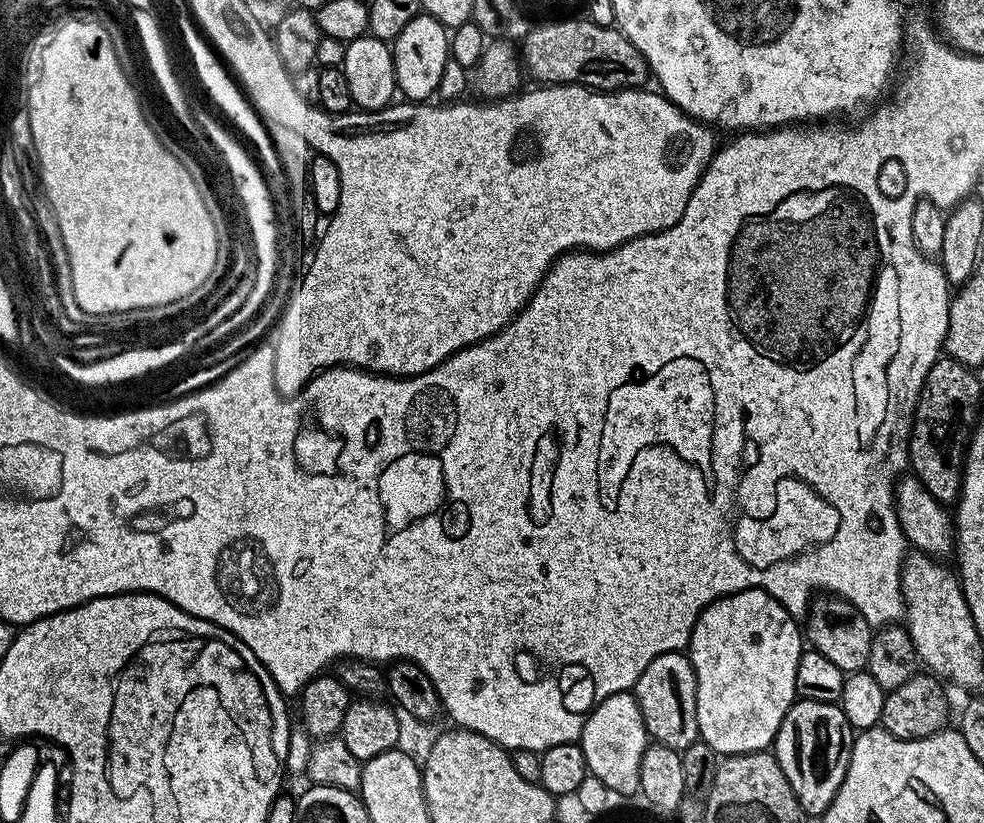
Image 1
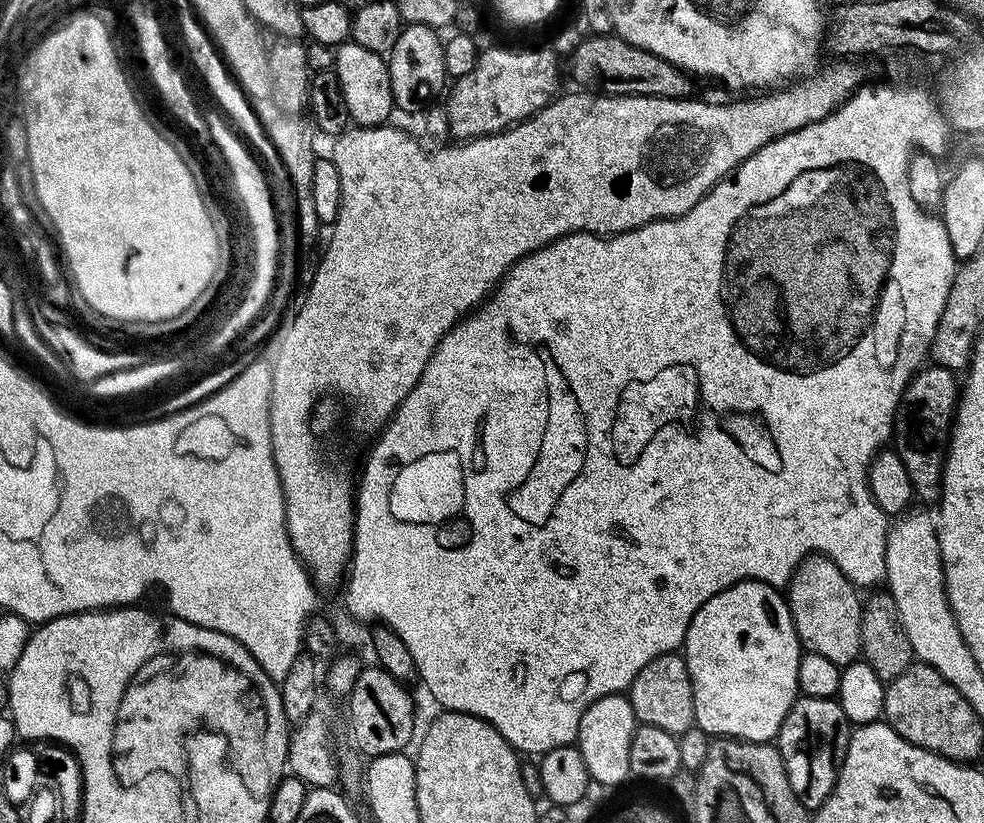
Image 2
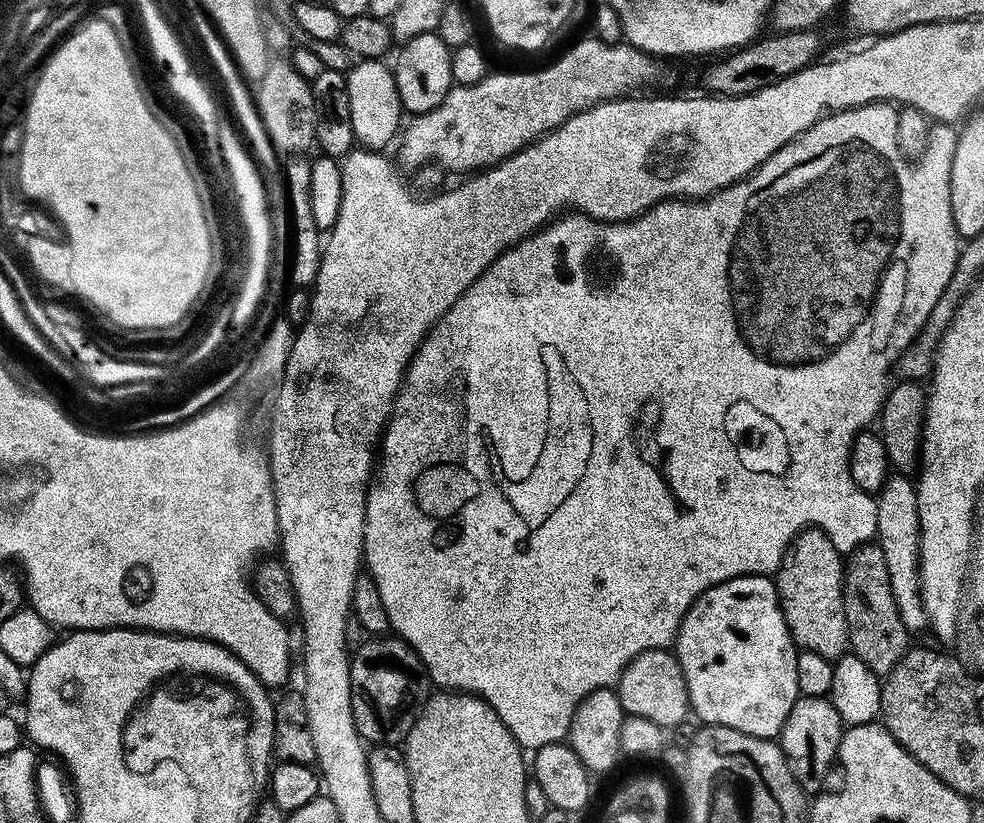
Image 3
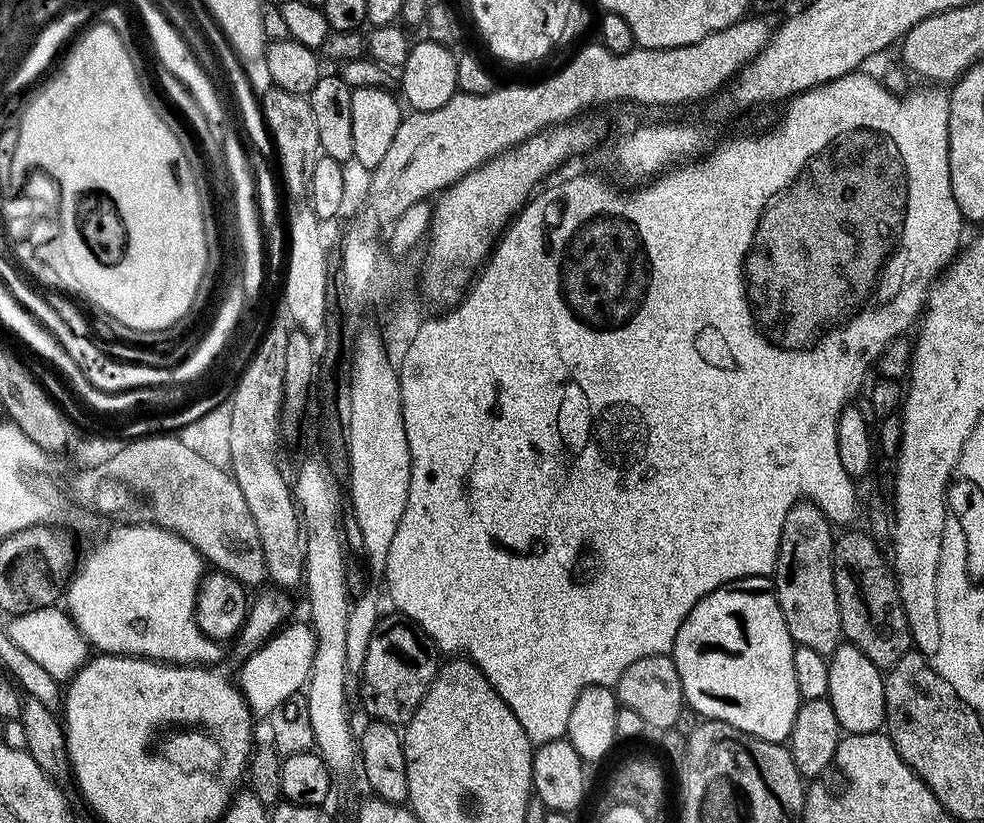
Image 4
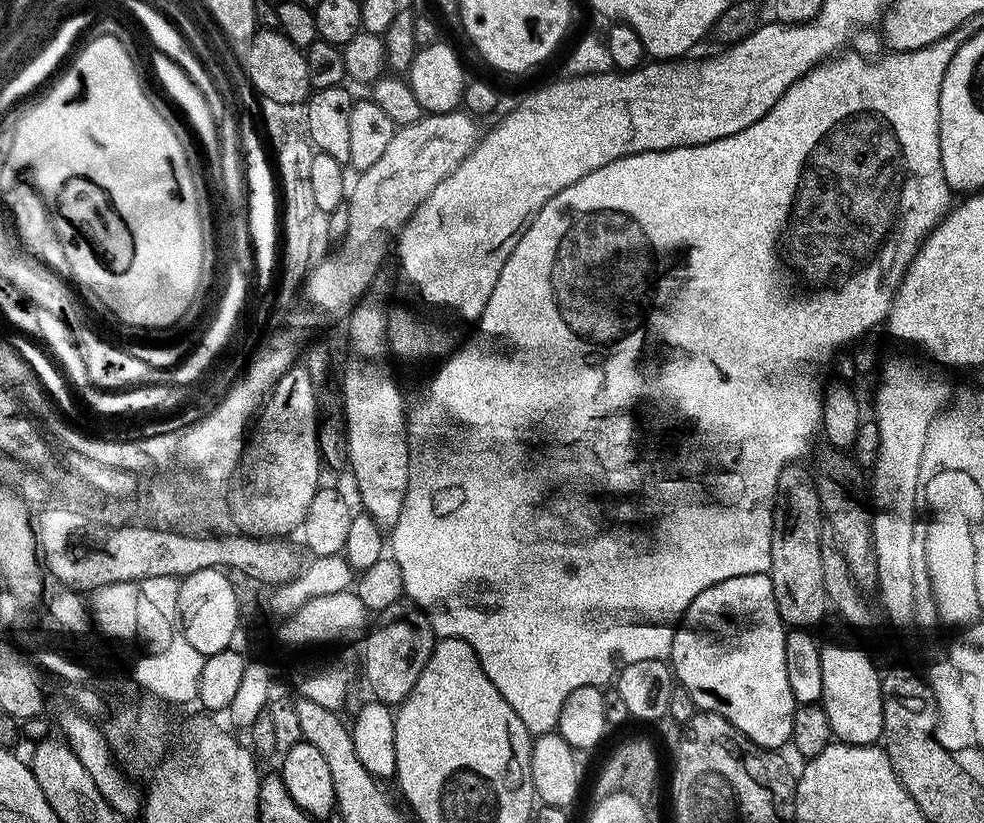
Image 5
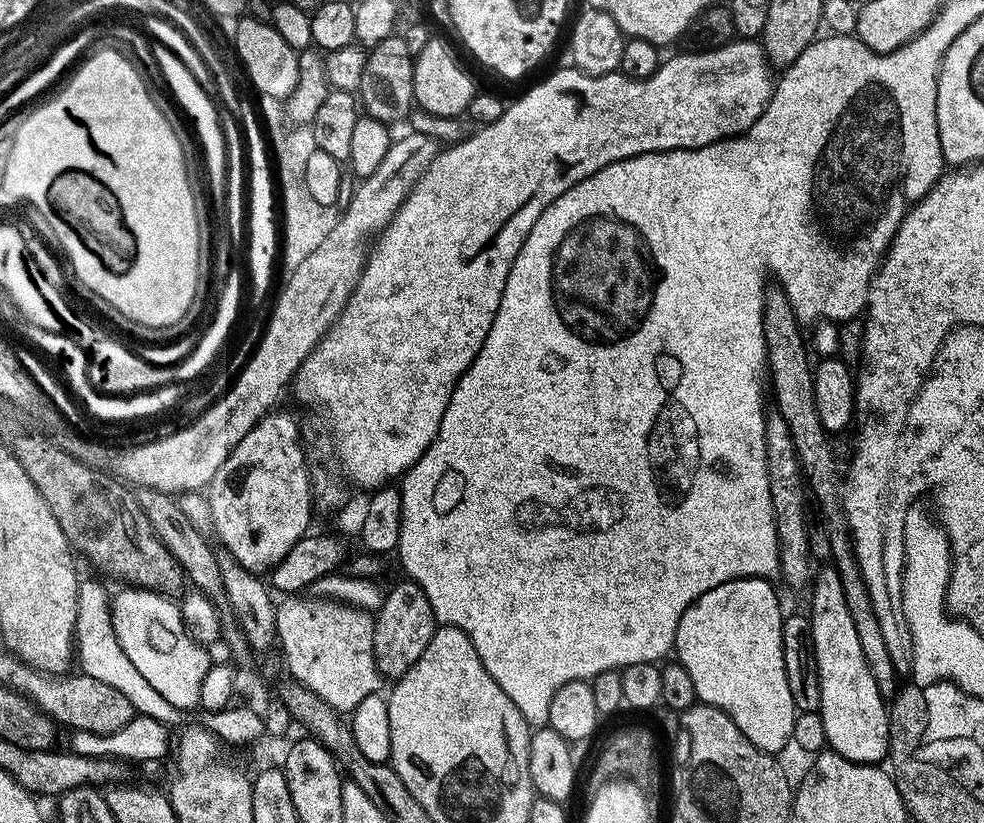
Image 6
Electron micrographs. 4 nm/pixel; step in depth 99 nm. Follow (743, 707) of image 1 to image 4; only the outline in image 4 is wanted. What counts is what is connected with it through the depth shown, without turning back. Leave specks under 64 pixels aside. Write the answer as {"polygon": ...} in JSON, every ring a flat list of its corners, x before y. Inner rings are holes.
{"polygon":[[744,576,740,580,731,580,729,584,724,584,721,588,716,588,712,591,710,595,702,597,682,622,670,655,672,661,678,666,678,678,682,678,685,705,694,709,700,718,721,720,746,734,756,736,759,740,765,740,777,746,783,745,787,741,802,701,798,694,798,682,794,682,794,643,790,630,786,626,786,618,783,617,783,612,778,606,778,598,776,597,773,581,769,577]]}

